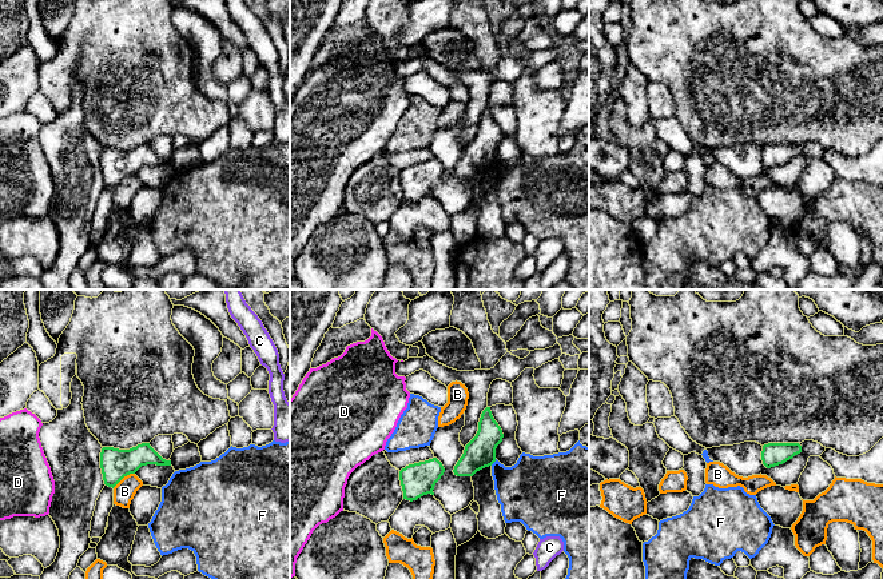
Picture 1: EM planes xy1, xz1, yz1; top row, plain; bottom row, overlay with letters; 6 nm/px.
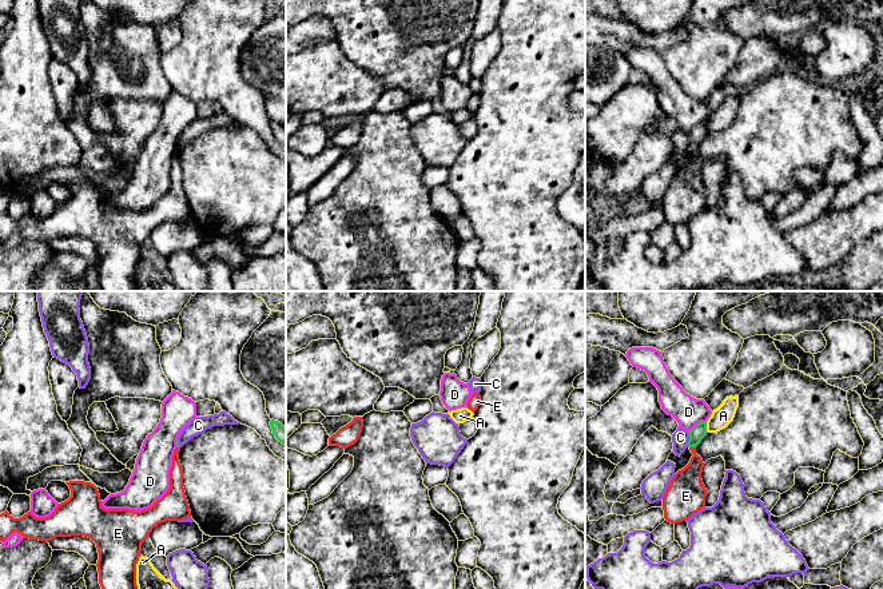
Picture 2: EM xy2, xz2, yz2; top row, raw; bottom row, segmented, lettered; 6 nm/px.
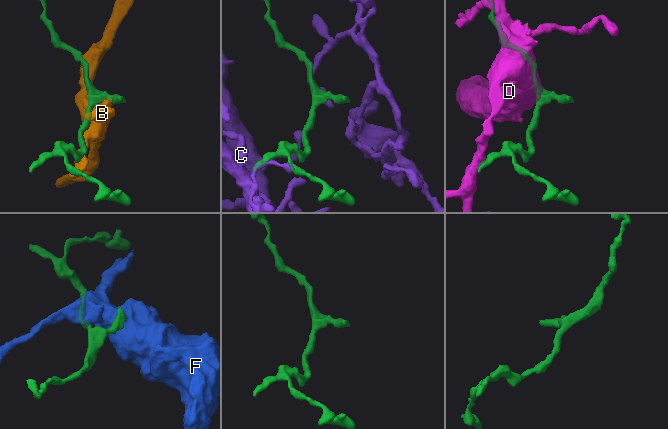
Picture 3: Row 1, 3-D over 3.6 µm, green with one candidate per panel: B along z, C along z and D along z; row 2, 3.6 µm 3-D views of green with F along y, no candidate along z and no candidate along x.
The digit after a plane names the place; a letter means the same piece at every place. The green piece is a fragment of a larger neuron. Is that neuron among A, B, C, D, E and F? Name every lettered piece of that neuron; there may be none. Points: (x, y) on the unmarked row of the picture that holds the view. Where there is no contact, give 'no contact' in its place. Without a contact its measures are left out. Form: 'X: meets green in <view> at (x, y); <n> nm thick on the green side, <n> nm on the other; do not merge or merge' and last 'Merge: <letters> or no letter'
A: meets green in yz2 at (705, 128); 90 nm thick on the green side, 120 nm on the other; do not merge
B: meets green in xy1 at (123, 178); 180 nm thick on the green side, 130 nm on the other; do not merge
C: meets green in yz2 at (689, 140); 90 nm thick on the green side, 100 nm on the other; do not merge
D: meets green in yz2 at (697, 124); 90 nm thick on the green side, 180 nm on the other; do not merge
E: meets green in yz2 at (692, 147); 90 nm thick on the green side, 200 nm on the other; merge
F: meets green in xz1 at (493, 163); 190 nm thick on the green side, 320 nm on the other; do not merge
Merge: E

